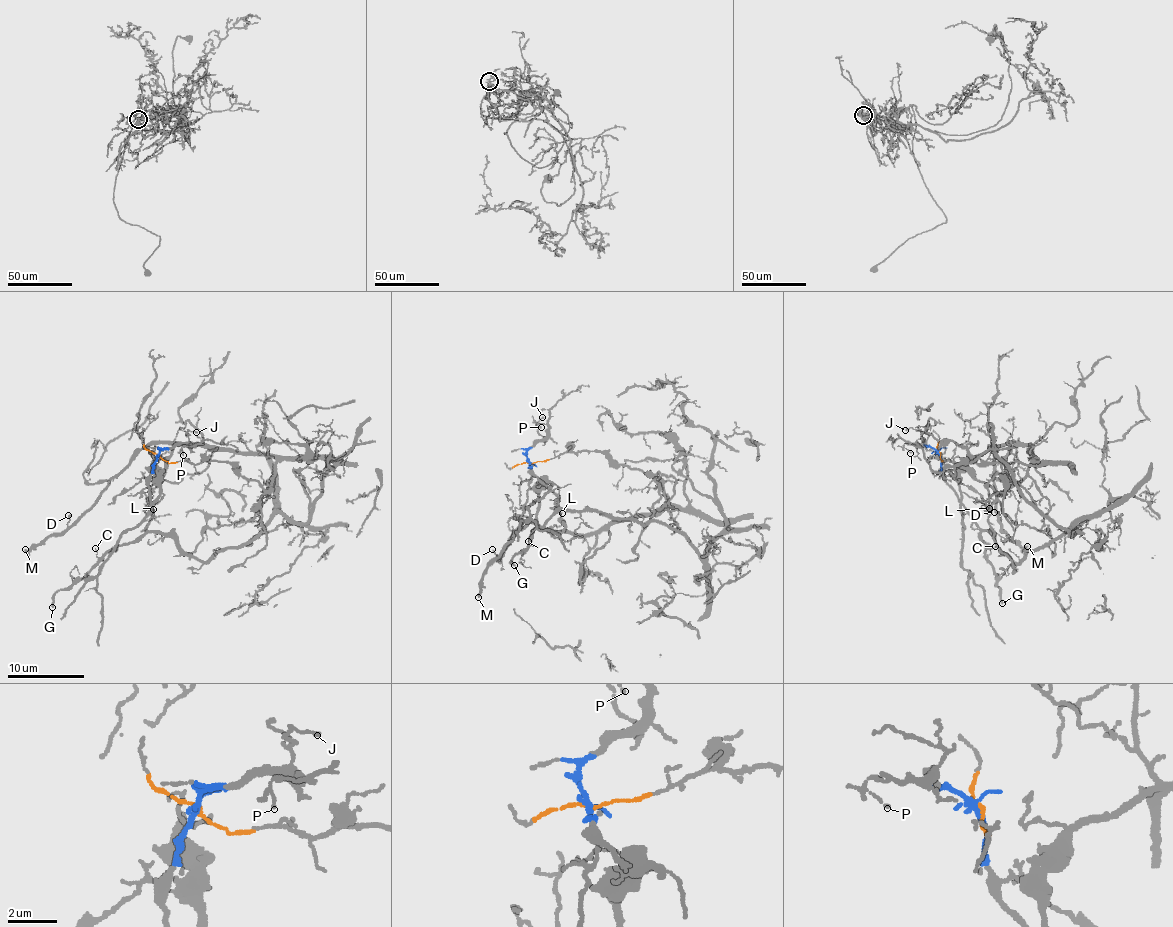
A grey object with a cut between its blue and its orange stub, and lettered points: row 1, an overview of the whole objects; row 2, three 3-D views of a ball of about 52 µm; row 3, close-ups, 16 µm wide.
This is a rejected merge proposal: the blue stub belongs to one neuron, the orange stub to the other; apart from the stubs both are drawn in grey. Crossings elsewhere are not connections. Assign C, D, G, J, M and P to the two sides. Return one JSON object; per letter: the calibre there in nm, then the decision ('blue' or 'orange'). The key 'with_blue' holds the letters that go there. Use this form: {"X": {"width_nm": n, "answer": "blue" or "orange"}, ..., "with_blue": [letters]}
{"C": {"width_nm": 80, "answer": "blue"}, "D": {"width_nm": 130, "answer": "orange"}, "G": {"width_nm": 220, "answer": "blue"}, "J": {"width_nm": 80, "answer": "blue"}, "M": {"width_nm": 180, "answer": "orange"}, "P": {"width_nm": 110, "answer": "blue"}, "with_blue": ["C", "G", "J", "P"]}

